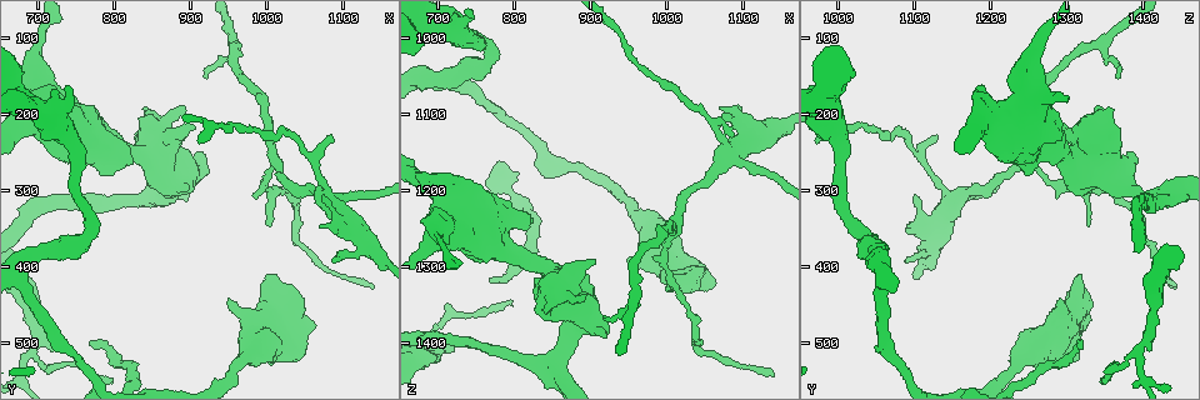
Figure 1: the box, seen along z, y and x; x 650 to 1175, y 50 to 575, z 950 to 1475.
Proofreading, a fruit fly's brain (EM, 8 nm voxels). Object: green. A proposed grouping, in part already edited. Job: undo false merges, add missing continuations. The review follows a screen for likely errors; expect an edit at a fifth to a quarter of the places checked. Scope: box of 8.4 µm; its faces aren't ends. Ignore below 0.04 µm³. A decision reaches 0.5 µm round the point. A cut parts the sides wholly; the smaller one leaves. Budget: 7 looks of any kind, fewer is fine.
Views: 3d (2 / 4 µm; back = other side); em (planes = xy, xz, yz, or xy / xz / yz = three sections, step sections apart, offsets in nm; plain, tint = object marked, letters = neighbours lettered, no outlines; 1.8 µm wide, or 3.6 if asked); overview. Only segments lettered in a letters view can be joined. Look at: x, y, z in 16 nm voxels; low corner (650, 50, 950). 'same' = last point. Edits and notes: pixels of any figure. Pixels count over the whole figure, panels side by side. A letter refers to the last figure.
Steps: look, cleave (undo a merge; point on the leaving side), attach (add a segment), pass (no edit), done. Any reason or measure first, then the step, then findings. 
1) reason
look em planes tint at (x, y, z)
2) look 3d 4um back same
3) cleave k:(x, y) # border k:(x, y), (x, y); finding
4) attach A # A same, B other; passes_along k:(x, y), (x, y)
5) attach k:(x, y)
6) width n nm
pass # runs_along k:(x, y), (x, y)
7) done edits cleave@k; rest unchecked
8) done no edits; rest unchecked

thick turns thin
look em xz step 8 tint at (1080, 315, 1150)

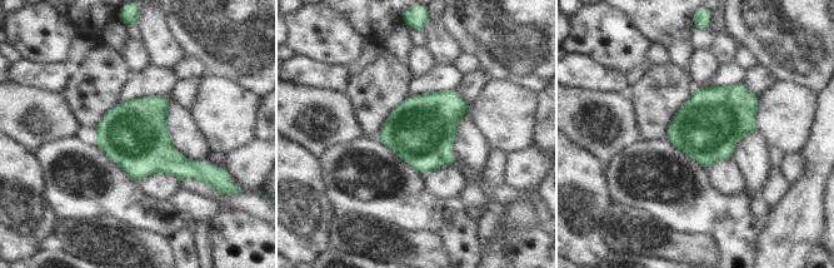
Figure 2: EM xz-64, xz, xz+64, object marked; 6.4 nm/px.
what lies round it
look em xz step 8 letters same

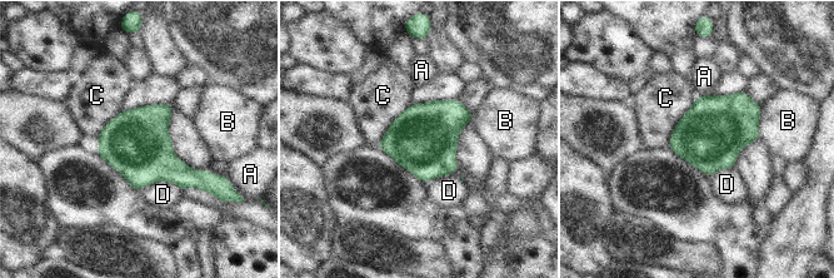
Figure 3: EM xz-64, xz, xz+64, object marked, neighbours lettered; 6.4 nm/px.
width 420 nm
pass # A other, B other, C other, D other; border 3:(695, 97), (667, 147); continuous, no second neuron

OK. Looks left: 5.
sharp bend
look 3d 2um at (770, 350, 1030)

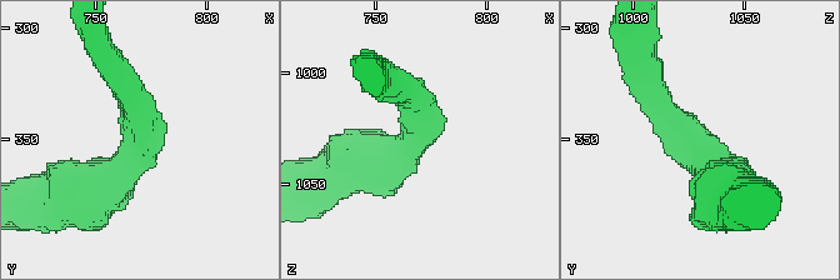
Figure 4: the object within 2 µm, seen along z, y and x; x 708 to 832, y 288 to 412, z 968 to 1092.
look em yz step 8 tint at (772, 352, 1027)

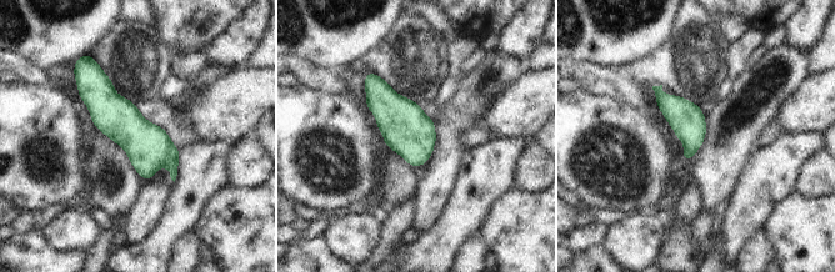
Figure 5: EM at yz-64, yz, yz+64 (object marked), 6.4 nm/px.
cut it another way
look em planes letters same

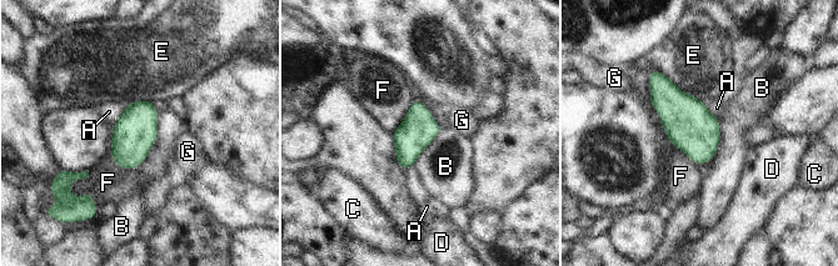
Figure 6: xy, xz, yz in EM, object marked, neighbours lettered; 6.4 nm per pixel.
width 240 nm
pass # A other, B other, C other, D other, E other, F other, G other; border 6:(718, 116), (717, 151), (696, 165); all the same neuron

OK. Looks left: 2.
done no edits; rest unchecked

